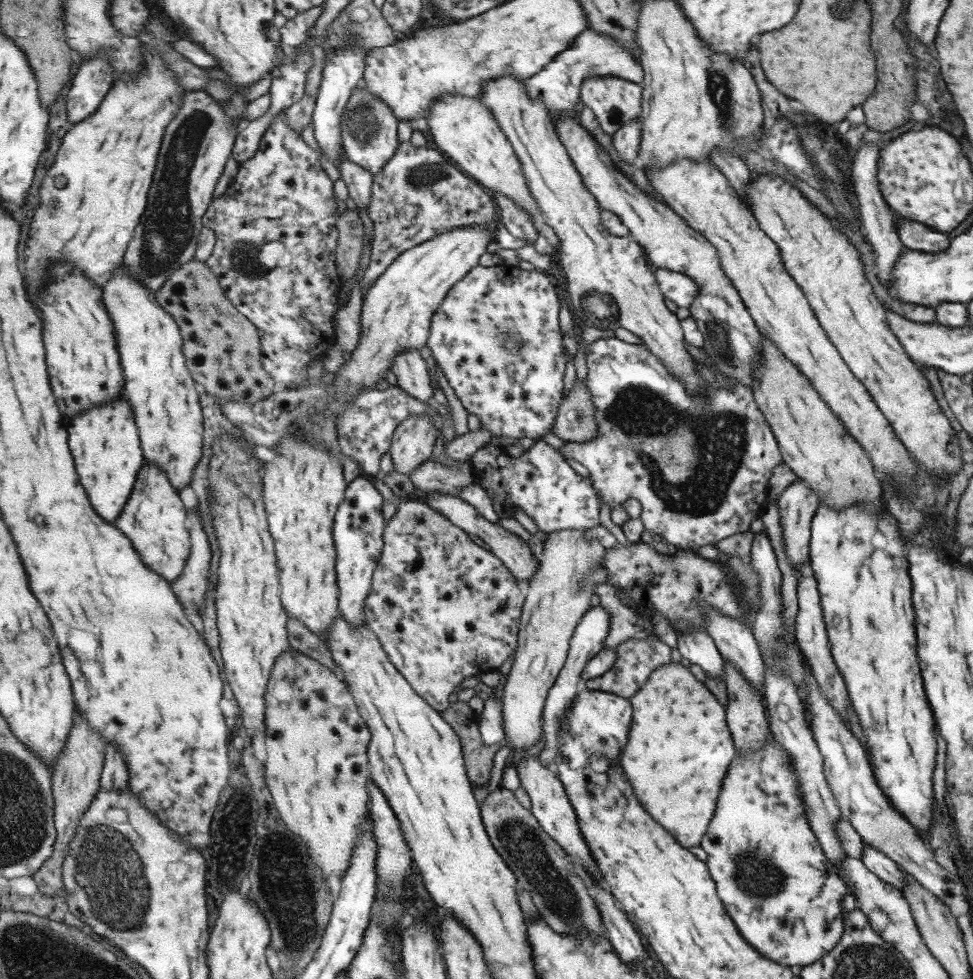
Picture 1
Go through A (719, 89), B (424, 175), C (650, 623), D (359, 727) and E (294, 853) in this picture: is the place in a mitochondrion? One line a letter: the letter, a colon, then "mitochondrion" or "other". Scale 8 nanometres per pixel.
A: mitochondrion
B: mitochondrion
C: other
D: other
E: mitochondrion

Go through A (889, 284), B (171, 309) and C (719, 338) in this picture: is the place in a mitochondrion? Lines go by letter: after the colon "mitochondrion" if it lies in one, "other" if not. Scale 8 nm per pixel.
A: other
B: other
C: mitochondrion

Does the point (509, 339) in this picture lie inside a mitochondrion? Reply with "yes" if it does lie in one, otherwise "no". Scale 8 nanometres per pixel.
yes

